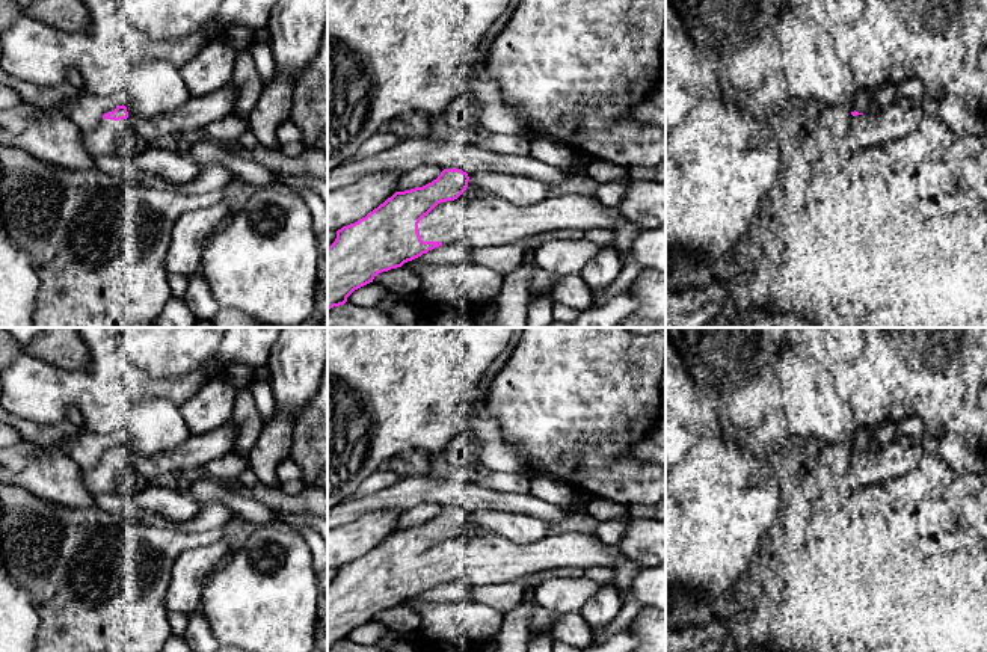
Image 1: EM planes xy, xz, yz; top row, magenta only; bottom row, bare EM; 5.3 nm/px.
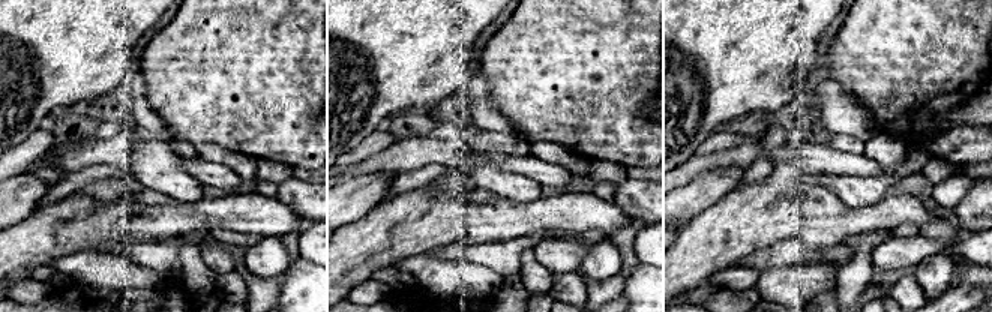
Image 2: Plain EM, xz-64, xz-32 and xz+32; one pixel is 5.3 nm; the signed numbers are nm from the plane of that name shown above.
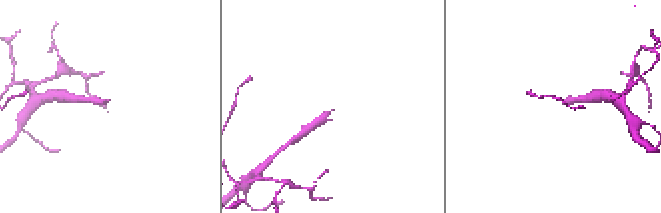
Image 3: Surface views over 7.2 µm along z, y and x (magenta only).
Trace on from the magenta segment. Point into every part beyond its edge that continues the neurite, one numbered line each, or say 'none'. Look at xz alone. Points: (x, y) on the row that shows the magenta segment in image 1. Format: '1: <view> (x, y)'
1: xz (477, 216)

